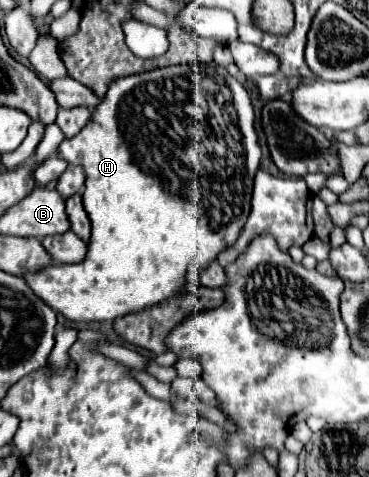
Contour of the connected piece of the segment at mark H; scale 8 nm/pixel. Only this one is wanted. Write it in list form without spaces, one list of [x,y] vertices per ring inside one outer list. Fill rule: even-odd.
[[[203,63],[173,65],[173,67],[153,69],[149,73],[113,79],[109,83],[109,89],[107,89],[105,97],[101,99],[101,103],[91,109],[91,121],[75,137],[65,139],[59,145],[59,153],[71,165],[83,167],[85,177],[87,177],[85,193],[83,193],[83,205],[85,205],[85,211],[89,213],[91,229],[93,229],[89,251],[81,263],[43,267],[43,271],[33,271],[31,275],[23,275],[23,279],[35,291],[35,295],[39,295],[53,311],[63,313],[71,321],[113,321],[121,315],[135,313],[135,311],[141,311],[145,307],[157,305],[163,299],[179,293],[187,283],[185,271],[189,267],[193,267],[193,265],[207,267],[217,257],[217,253],[221,249],[225,249],[227,245],[231,245],[237,239],[241,227],[247,221],[249,209],[251,209],[249,203],[251,203],[251,191],[253,191],[253,177],[255,177],[255,173],[259,169],[259,161],[261,161],[259,137],[255,131],[255,111],[253,111],[253,103],[251,103],[249,93],[225,69],[221,69],[221,73],[217,73],[215,65],[203,65]]]

